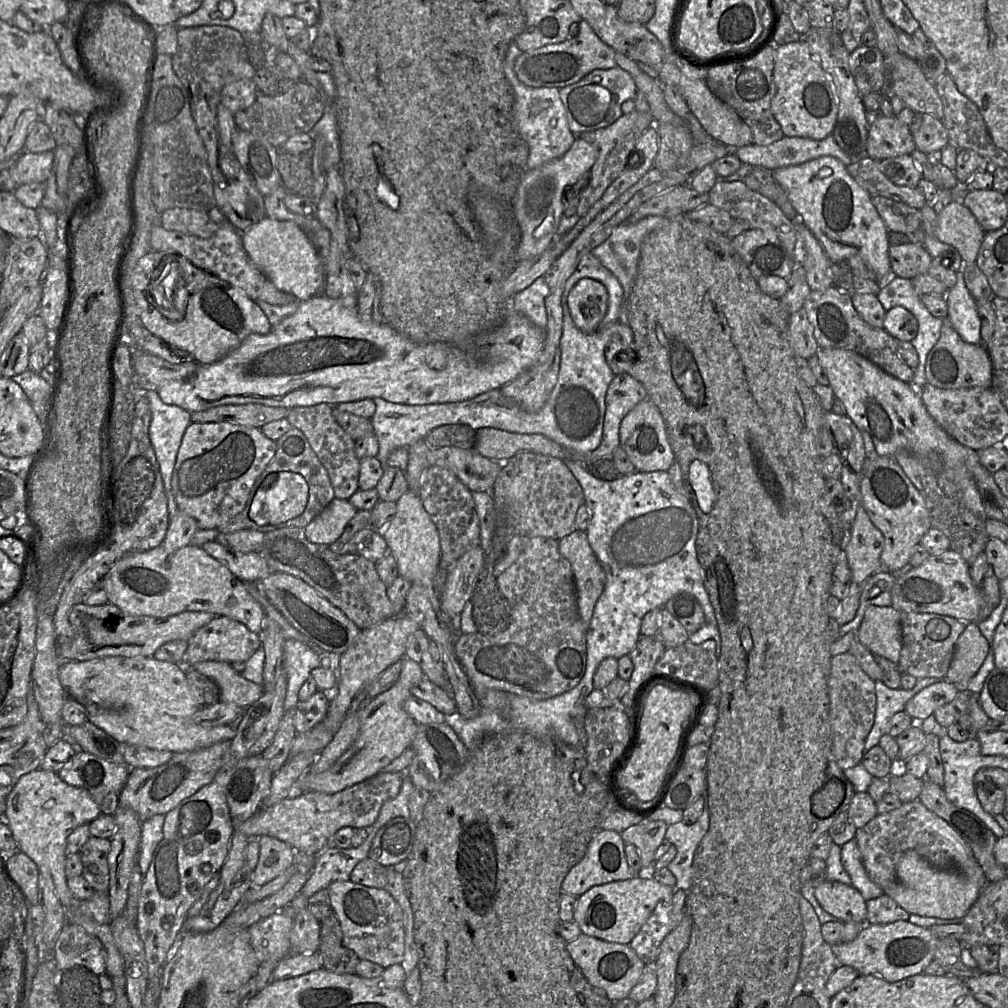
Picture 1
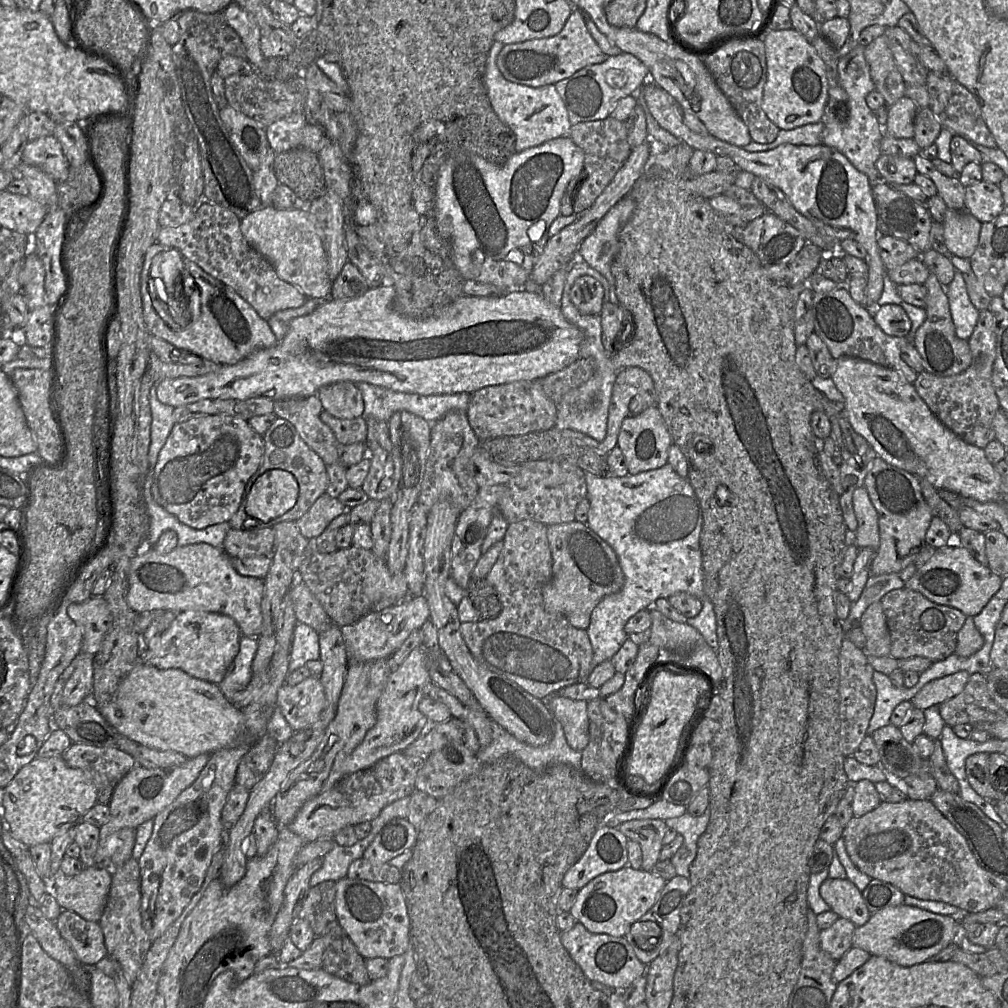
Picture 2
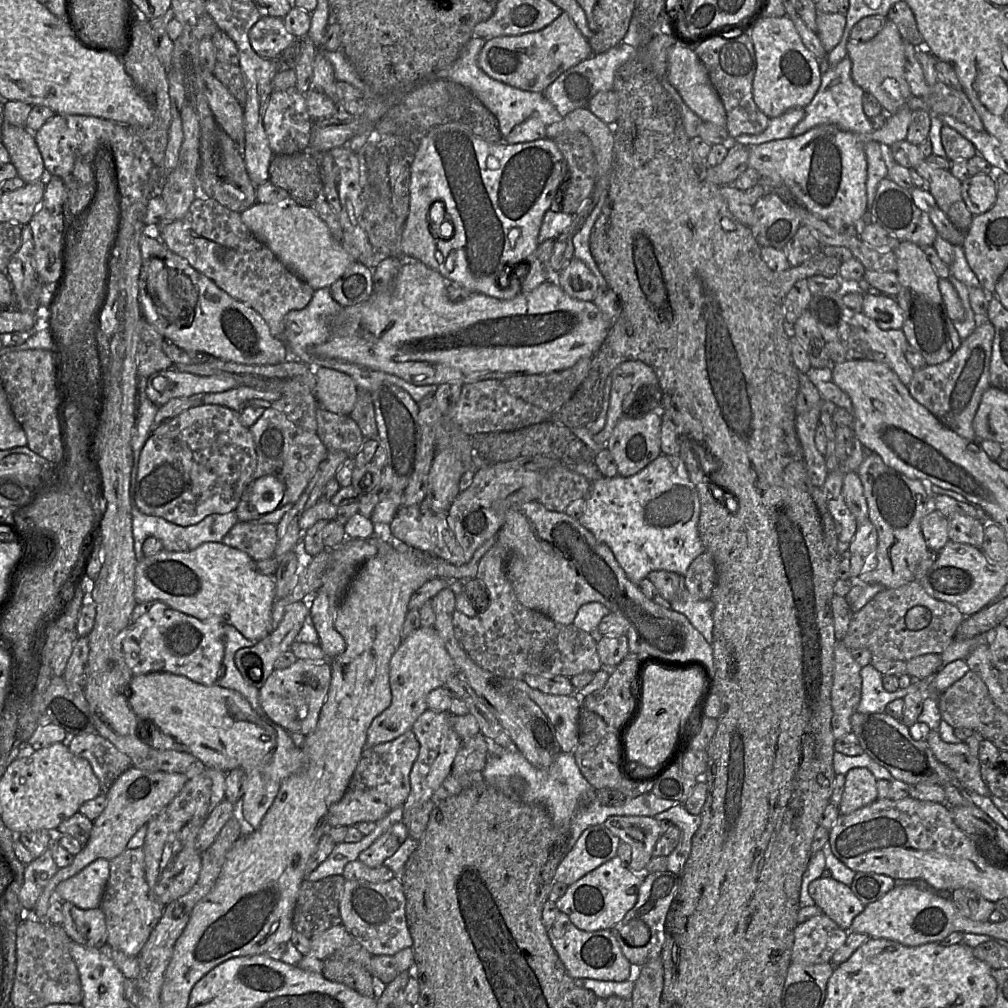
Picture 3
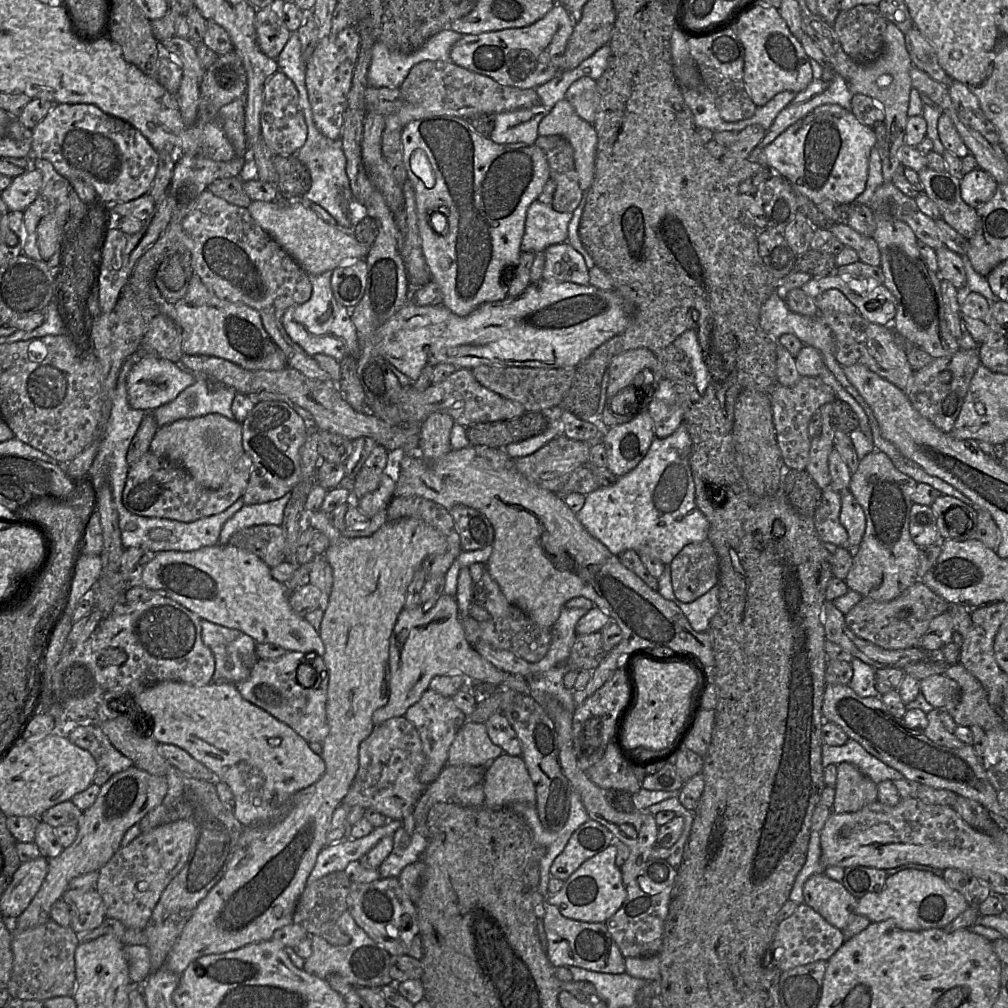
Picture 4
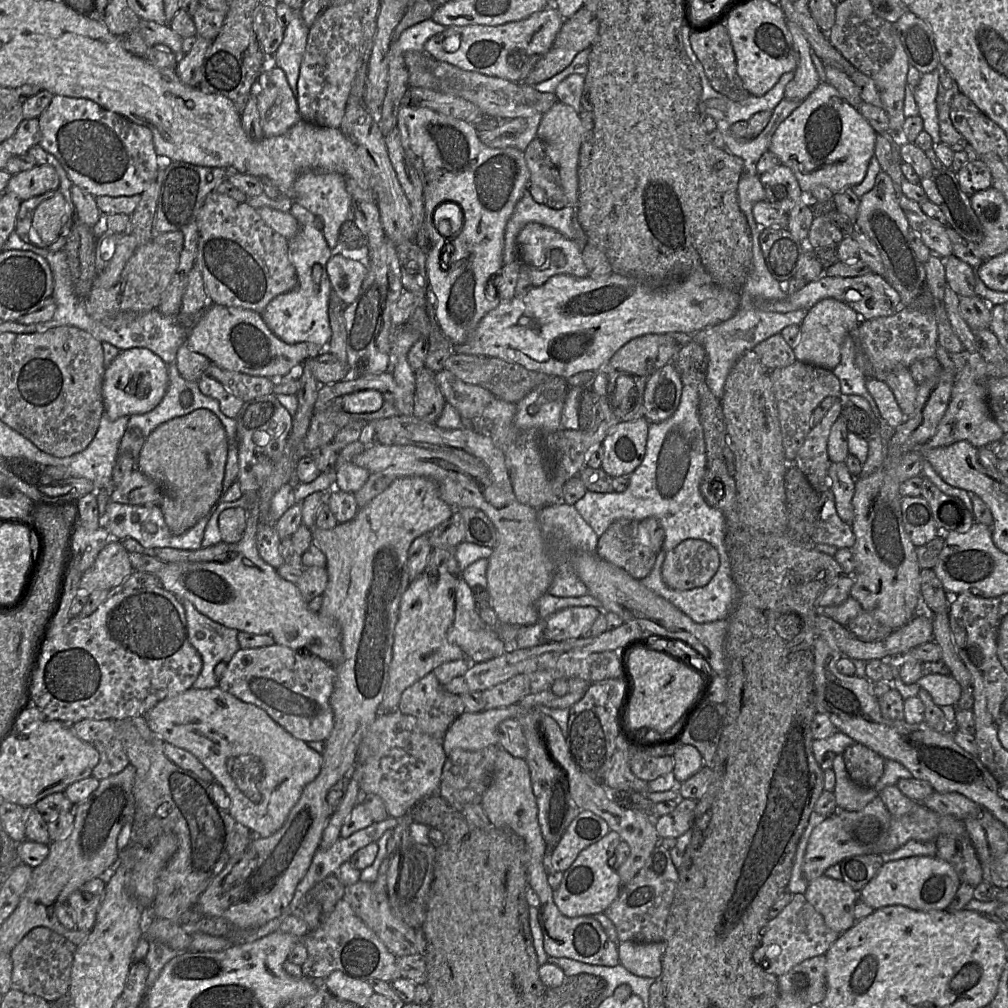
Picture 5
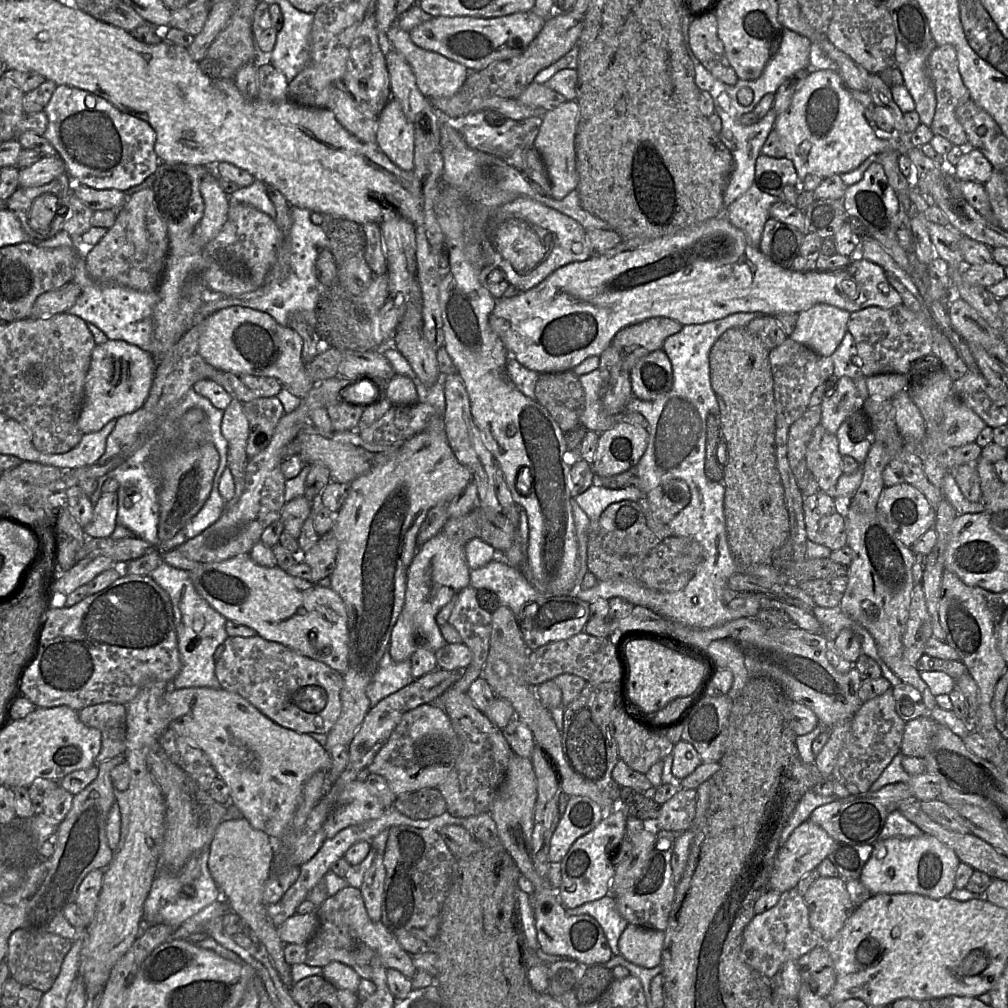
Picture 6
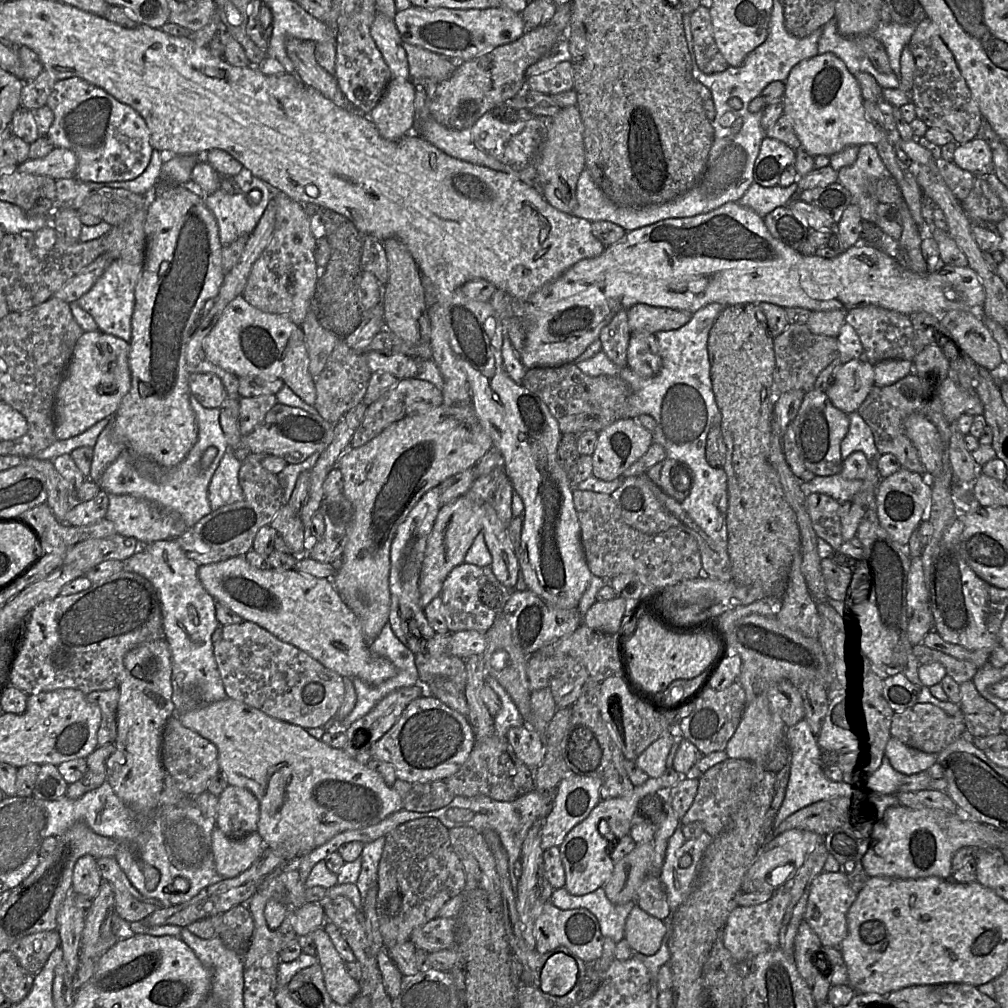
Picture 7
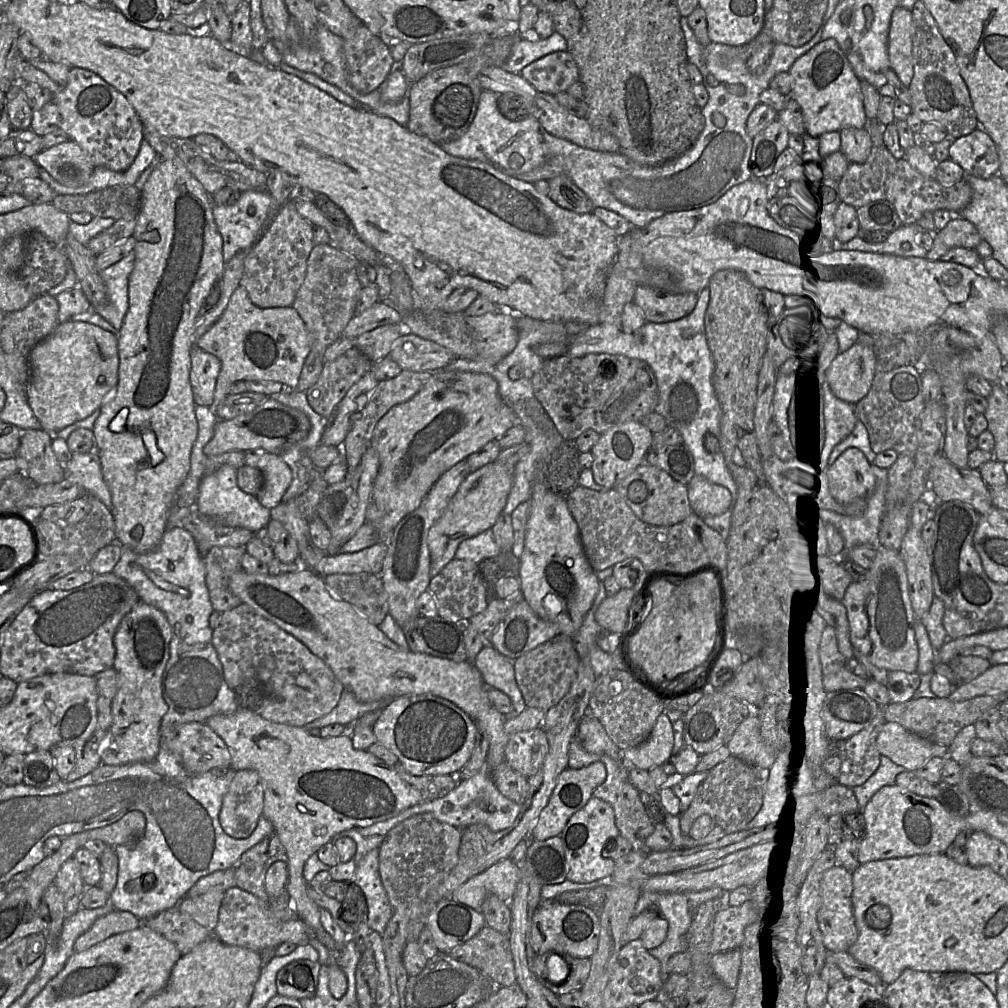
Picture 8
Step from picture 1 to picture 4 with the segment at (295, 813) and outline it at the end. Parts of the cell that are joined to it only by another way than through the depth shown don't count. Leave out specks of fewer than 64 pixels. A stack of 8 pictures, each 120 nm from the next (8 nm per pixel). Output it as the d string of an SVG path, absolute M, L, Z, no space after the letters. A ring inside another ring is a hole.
M404 716L393 717L373 727L372 732L360 743L358 769L341 804L351 808L361 806L379 812L387 820L401 821L424 792L419 773L424 754L415 726Z

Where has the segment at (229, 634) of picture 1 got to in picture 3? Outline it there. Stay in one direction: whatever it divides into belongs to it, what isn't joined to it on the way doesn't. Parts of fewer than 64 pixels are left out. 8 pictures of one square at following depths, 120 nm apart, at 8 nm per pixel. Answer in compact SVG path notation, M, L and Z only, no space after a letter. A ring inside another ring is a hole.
M153 601L153 602L147 602L147 603L137 603L133 613L131 615L131 620L129 625L120 632L112 641L112 648L114 650L115 654L119 654L119 652L123 653L123 657L131 669L134 676L137 675L144 675L152 672L169 672L176 675L182 675L187 677L188 679L192 680L193 682L196 682L198 684L204 685L204 686L210 686L214 685L218 682L218 679L221 676L222 671L222 661L224 656L224 630L223 626L228 624L223 624L220 622L204 622L201 621L195 617L189 616L187 614L184 614L178 610L175 610L168 606L167 604L160 602L160 601Z

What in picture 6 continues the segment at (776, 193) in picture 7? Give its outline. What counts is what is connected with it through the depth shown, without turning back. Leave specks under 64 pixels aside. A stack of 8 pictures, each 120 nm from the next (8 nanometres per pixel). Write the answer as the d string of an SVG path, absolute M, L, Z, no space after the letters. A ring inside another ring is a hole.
M754 182L750 188L725 209L726 218L740 229L749 245L759 248L769 210L780 197L761 191Z

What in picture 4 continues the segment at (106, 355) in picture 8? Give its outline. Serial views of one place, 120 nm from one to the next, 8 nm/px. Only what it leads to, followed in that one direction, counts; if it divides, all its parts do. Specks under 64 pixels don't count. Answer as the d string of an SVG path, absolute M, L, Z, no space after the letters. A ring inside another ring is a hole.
M155 355L136 356L126 377L127 400L133 409L152 412L156 408L173 401L195 380L196 374L186 370L178 363L173 363Z

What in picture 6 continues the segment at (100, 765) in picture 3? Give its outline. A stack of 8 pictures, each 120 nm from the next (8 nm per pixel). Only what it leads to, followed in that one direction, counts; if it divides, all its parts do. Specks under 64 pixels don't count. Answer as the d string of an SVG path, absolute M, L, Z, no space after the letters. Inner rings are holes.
M114 702L90 705L80 710L78 716L84 725L101 733L101 747L93 766L123 755L126 749L125 705Z

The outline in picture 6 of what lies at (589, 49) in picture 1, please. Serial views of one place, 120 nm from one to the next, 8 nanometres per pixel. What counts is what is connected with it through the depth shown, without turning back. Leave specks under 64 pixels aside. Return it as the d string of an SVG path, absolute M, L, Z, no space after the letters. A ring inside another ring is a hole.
M532 11L482 18L472 16L436 16L413 28L410 38L419 47L439 53L463 64L469 71L482 70L491 63L523 53L542 29L546 19Z

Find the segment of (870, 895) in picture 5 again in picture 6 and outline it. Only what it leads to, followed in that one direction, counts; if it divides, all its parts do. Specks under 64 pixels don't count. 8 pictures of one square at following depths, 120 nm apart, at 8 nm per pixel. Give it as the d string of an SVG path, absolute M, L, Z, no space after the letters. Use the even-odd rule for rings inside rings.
M923 833L918 837L879 839L873 845L860 880L872 895L914 893L932 899L949 896L955 888L955 874L960 860L956 853L934 836Z

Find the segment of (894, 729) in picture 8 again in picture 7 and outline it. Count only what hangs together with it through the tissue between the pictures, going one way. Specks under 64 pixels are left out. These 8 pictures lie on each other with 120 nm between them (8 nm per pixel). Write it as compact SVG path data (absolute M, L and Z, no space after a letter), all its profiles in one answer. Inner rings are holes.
M893 736L887 742L886 757L892 767L904 775L925 771L936 763L936 754L911 748Z

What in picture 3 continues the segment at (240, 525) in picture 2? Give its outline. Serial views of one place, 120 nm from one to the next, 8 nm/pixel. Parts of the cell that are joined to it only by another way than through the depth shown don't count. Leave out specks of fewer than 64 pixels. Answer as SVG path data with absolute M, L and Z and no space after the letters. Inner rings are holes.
M273 407L266 408L260 418L252 426L250 426L249 429L255 443L257 466L235 510L238 521L247 523L251 523L255 519L260 518L251 503L252 488L258 478L265 475L273 475L284 483L285 493L282 499L282 506L285 504L290 505L290 507L288 508L289 510L292 505L299 499L299 497L307 487L309 481L312 479L315 472L317 471L319 464L327 456L328 453L327 447L323 444L323 442L320 440L316 433L312 433L310 431L300 428L295 423L293 423L286 416L285 413Z

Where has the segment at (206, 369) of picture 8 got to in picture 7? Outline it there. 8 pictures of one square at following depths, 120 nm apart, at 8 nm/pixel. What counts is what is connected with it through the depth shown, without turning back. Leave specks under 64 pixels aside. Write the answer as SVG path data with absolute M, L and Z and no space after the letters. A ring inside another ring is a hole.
M211 373L191 374L189 379L191 394L205 408L221 408L228 398L221 379Z

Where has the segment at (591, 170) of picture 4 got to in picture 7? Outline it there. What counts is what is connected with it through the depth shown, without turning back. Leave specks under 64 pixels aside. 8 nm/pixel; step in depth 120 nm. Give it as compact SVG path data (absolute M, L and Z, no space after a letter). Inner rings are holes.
M577 105L562 108L551 118L544 119L547 123L547 137L539 152L536 162L537 180L543 186L544 199L559 211L571 213L577 206L576 186L580 173L585 169L585 148L583 124Z

